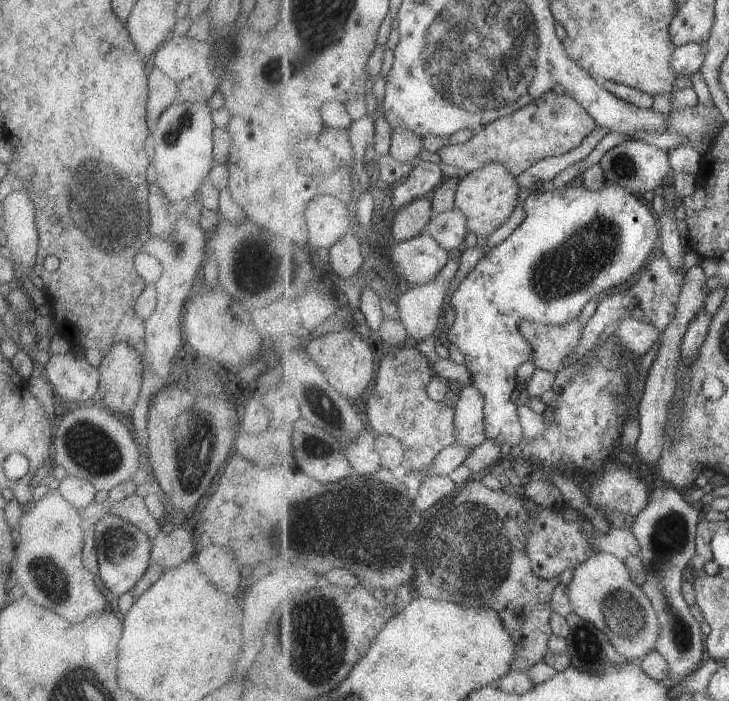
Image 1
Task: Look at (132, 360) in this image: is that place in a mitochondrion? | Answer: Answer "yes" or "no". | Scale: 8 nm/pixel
no

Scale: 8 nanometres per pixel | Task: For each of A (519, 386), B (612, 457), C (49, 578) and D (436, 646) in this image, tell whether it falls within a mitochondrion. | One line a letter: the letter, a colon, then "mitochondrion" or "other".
A: other
B: other
C: mitochondrion
D: other

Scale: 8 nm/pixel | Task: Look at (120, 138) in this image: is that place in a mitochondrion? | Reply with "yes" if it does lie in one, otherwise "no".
no

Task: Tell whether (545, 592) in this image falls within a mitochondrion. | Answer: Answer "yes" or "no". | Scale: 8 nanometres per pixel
no

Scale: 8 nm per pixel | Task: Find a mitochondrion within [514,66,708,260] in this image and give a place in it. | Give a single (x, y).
(624, 166)

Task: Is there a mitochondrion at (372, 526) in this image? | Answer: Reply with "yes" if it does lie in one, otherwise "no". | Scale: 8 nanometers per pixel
yes

